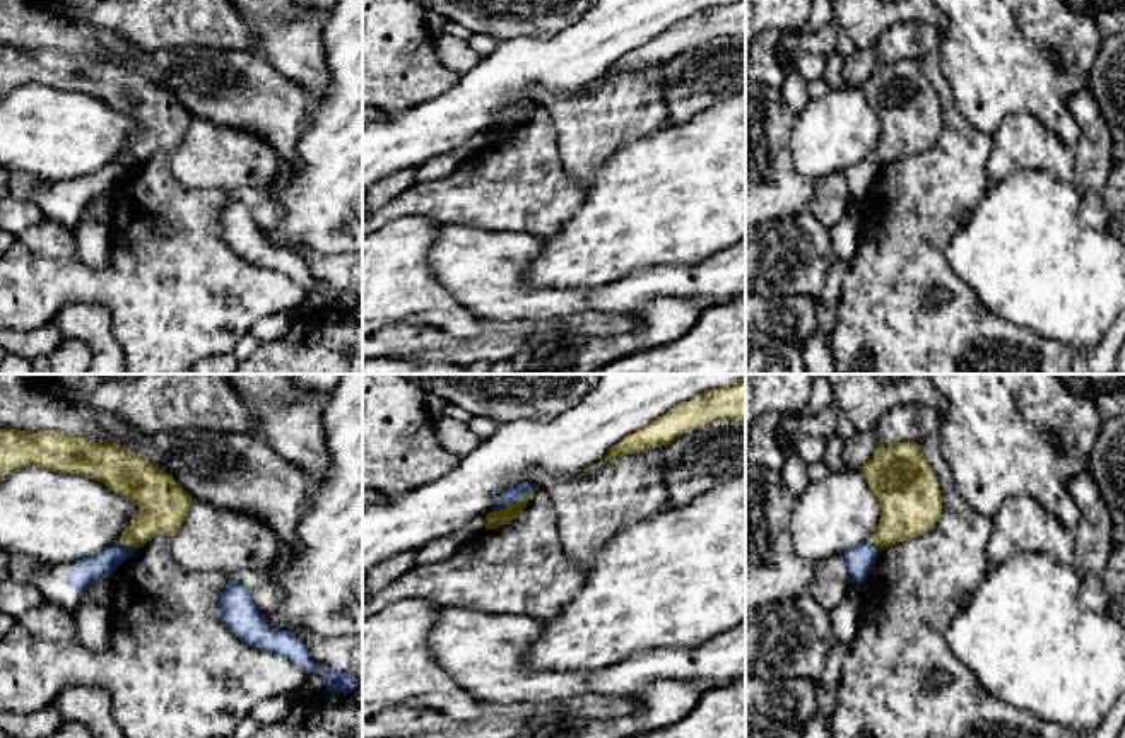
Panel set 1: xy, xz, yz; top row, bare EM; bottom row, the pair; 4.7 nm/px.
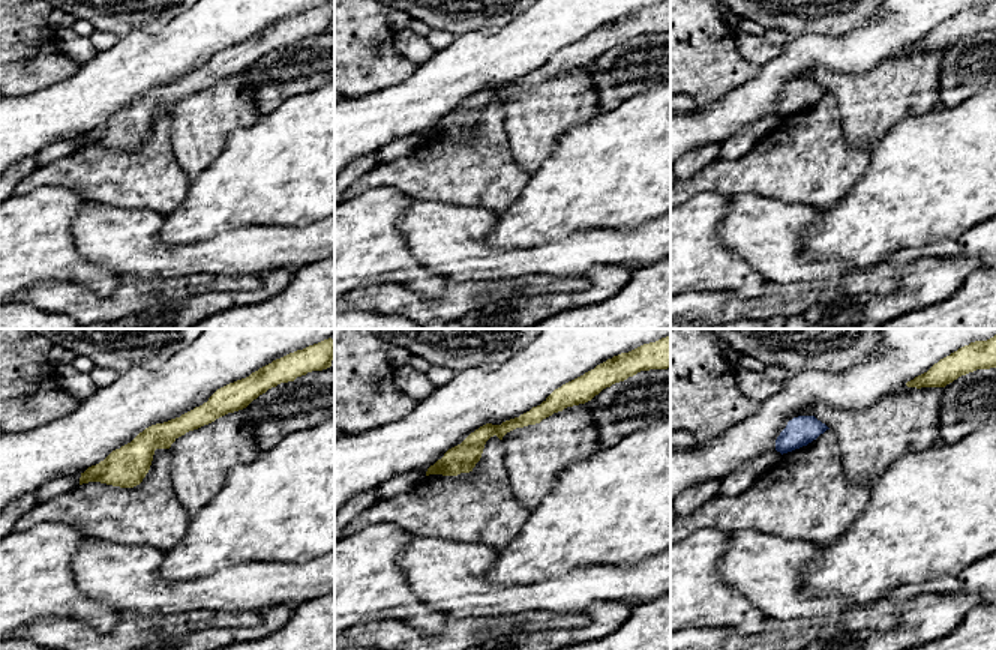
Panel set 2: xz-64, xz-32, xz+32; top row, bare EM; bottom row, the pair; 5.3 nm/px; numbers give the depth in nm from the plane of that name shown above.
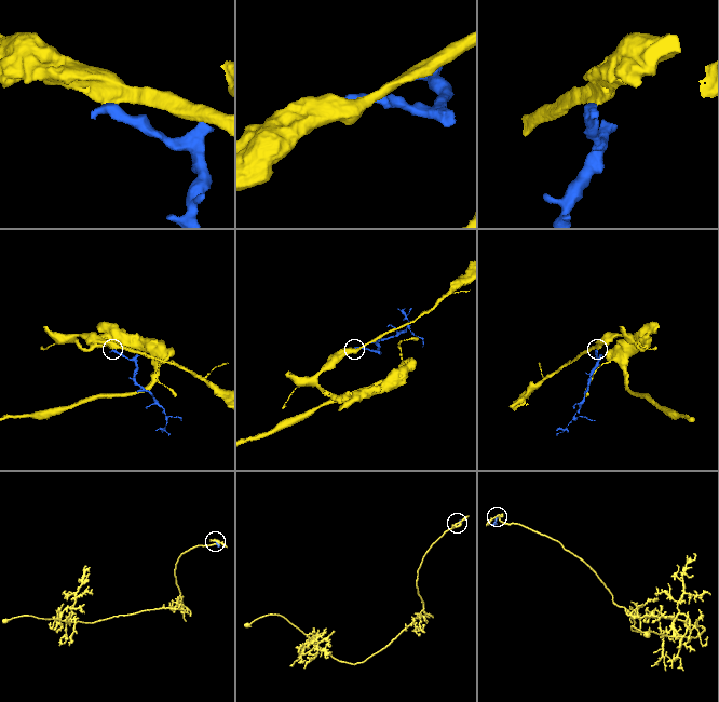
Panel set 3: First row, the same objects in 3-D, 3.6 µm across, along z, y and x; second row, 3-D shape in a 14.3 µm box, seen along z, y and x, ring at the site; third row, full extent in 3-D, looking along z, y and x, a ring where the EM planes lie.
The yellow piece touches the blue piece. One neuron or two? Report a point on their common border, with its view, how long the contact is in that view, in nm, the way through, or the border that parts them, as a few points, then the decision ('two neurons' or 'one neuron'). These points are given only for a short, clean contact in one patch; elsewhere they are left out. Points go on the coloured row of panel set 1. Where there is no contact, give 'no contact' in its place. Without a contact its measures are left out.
contact xz (517, 503); length 240 nm; border xz (535, 486), (515, 503), (494, 511); two neurons

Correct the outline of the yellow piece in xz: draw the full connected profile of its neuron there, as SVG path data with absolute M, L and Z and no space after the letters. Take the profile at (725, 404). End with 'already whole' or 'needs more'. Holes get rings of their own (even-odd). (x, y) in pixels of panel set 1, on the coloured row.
M745 379L672 408L658 420L614 444L604 460L583 470L583 473L590 475L597 466L627 454L667 446L674 439L715 420L745 420Z | already whole

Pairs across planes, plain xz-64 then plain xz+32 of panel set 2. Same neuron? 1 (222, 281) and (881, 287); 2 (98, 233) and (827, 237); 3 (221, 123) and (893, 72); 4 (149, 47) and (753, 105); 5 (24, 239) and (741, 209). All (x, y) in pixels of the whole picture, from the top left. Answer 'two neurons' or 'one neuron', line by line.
1: one neuron
2: two neurons
3: one neuron
4: one neuron
5: two neurons

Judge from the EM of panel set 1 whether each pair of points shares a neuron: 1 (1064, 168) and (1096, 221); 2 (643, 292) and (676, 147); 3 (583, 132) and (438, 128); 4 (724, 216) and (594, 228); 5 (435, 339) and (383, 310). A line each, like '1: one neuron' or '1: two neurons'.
1: two neurons
2: two neurons
3: two neurons
4: one neuron
5: two neurons

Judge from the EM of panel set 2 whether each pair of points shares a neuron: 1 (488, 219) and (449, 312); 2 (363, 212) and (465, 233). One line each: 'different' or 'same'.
1: different
2: different

